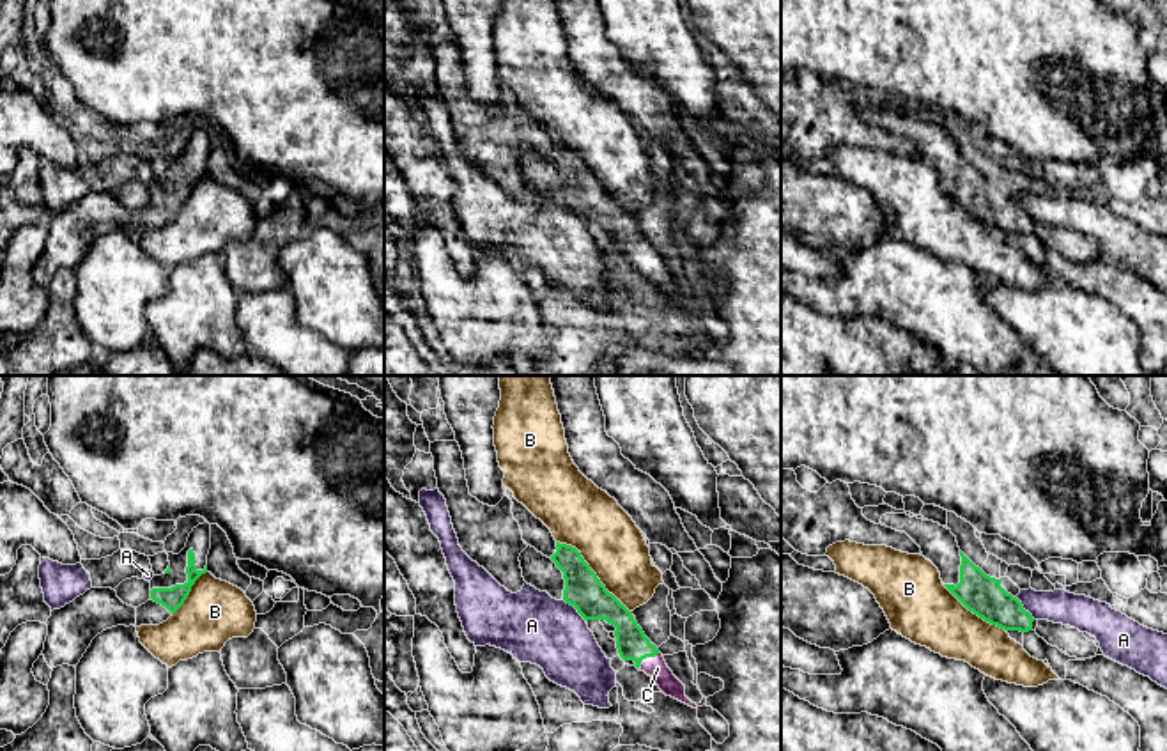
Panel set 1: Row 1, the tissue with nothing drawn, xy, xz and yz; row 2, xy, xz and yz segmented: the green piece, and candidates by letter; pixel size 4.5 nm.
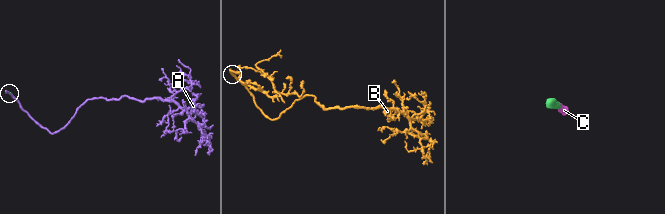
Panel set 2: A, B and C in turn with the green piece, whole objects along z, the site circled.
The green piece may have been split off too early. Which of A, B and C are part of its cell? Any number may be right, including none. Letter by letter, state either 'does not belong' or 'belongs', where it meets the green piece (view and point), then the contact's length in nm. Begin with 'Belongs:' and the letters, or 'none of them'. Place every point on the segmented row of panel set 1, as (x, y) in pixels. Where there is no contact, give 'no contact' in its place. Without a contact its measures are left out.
Belongs: C
A: does not belong; contact xz (576, 608); length 150 nm
B: does not belong; contact xz (594, 572); length 480 nm
C: belongs; contact xz (656, 654); length 40 nm

